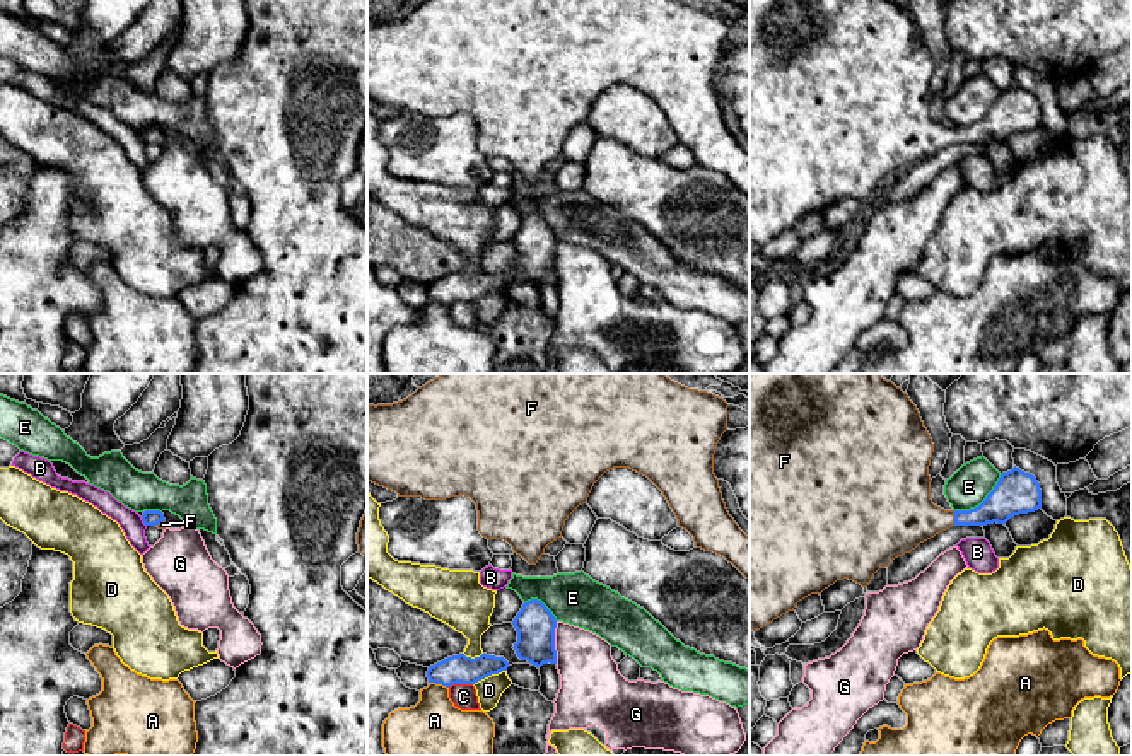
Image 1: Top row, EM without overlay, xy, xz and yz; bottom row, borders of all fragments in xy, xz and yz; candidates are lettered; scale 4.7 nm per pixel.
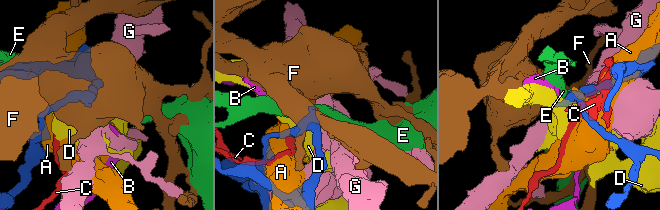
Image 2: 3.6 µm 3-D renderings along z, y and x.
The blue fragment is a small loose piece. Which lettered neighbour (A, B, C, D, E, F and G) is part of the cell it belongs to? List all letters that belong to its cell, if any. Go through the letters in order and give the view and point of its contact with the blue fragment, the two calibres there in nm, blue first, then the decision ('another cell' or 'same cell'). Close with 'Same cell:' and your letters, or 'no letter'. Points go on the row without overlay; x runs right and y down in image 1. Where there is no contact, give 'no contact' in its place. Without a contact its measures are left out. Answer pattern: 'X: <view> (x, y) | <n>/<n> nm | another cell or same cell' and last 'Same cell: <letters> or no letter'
A: xz (439, 301) | 130/340 nm | another cell
B: xy (144, 140) | 80/110 nm | another cell
C: xz (460, 301) | 130/120 nm | another cell
D: xz (489, 292) | 130/120 nm | another cell
E: yz (982, 120) | 200/190 nm | another cell
F: yz (955, 135) | 160/320 nm | same cell
G: xz (554, 260) | 190/280 nm | another cell
Same cell: F

